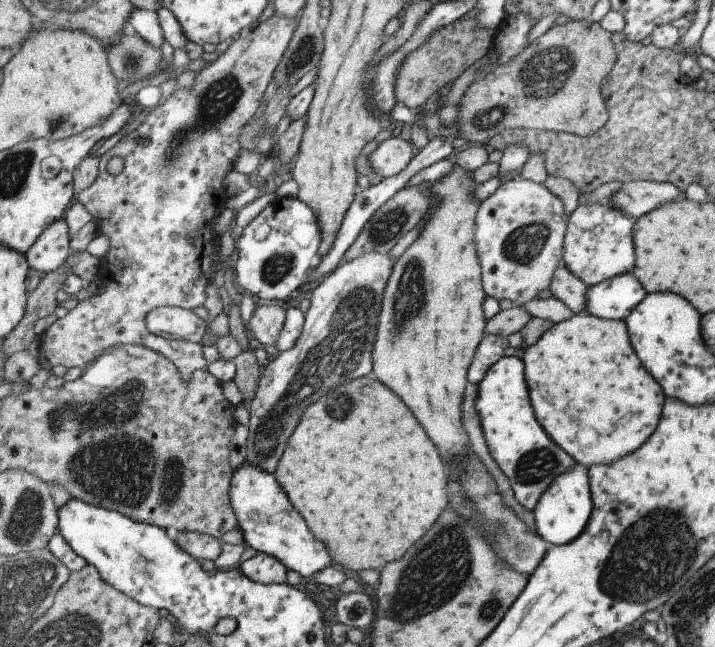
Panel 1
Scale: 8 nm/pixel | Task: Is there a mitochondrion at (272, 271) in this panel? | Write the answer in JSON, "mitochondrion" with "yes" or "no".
{"mitochondrion":"yes"}

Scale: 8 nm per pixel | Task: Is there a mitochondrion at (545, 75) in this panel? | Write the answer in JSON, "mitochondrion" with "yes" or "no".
{"mitochondrion":"yes"}

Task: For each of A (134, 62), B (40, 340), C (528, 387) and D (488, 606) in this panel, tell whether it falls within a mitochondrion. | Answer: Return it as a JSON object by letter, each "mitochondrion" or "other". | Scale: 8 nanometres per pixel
{"A":"mitochondrion","B":"other","C":"other","D":"mitochondrion"}

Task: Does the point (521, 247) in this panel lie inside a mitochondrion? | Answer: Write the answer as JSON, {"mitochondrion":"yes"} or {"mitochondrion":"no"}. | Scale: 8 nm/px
{"mitochondrion":"yes"}

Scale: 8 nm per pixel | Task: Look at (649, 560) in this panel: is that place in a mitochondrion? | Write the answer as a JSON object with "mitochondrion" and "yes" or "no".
{"mitochondrion":"yes"}

